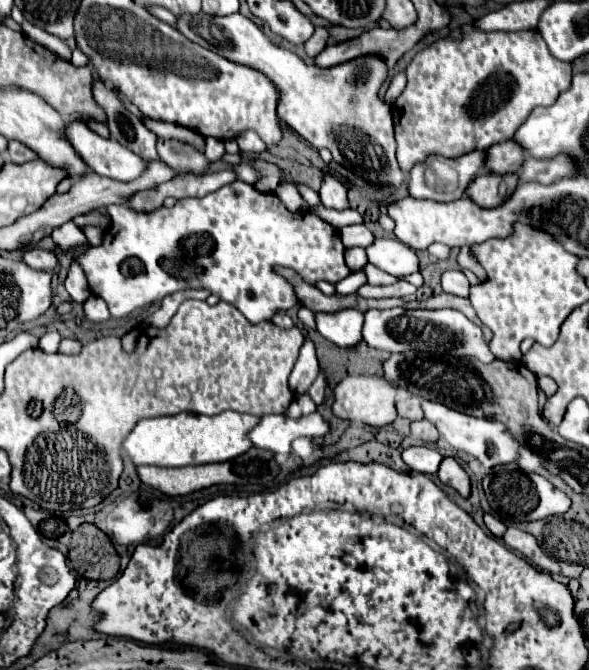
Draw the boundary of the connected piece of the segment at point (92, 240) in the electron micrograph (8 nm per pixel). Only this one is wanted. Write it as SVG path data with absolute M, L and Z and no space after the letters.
M86 226L82 228L91 246L100 245L103 241L104 230L98 226Z

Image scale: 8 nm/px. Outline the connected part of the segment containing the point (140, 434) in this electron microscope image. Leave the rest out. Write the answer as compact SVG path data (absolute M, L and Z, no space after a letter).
M226 410L212 418L202 416L202 414L180 412L176 416L140 420L122 446L136 466L144 466L144 464L150 464L150 466L196 466L196 464L226 462L226 460L232 460L252 448L248 432L258 422L260 422L258 416L246 416L246 414L238 414L232 410Z

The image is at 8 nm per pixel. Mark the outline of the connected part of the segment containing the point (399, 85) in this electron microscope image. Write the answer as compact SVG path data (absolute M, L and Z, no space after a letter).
M400 70L400 72L392 78L392 84L390 84L390 88L386 90L384 100L386 100L388 104L392 104L392 102L396 100L396 96L400 96L400 92L404 90L404 86L406 86L406 72Z

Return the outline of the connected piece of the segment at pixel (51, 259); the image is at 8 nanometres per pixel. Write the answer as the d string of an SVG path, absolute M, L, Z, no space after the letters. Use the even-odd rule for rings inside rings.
M42 248L26 250L26 252L24 252L24 262L26 262L30 268L46 270L46 272L52 272L52 270L56 268L56 264L58 264L56 254L50 252L50 250L42 250Z

